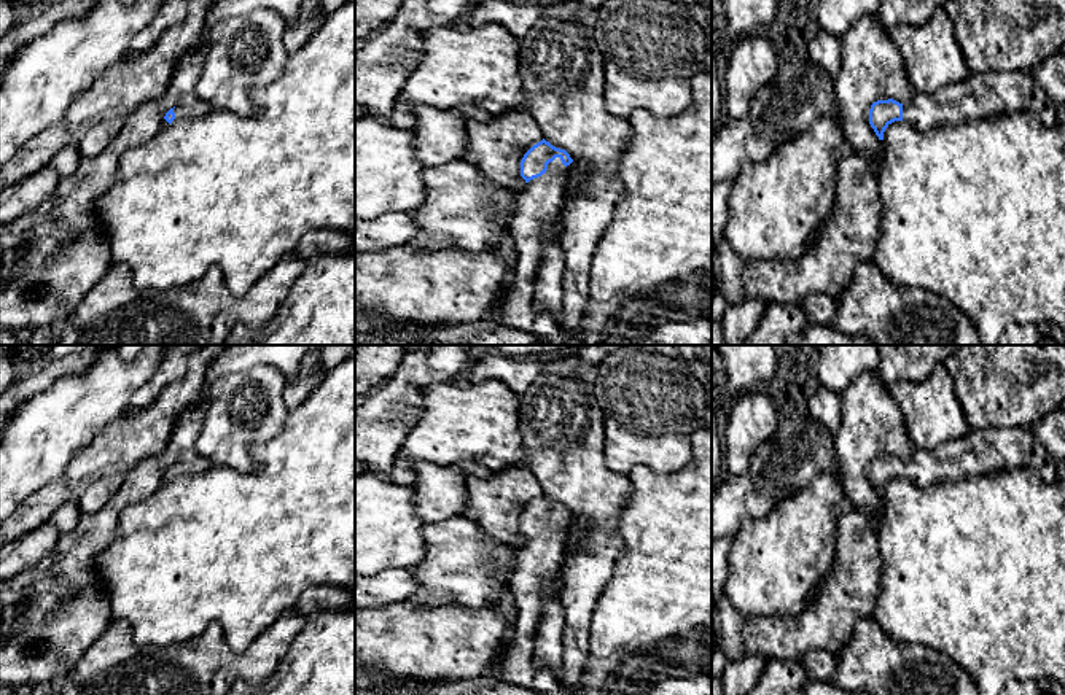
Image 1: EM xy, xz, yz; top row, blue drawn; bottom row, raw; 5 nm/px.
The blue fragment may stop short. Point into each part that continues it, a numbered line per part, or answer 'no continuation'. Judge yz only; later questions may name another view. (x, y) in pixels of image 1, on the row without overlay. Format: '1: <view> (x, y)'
1: yz (983, 452)

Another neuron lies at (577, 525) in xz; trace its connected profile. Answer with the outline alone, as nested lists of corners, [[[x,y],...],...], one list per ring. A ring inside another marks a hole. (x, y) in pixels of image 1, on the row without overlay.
[[[573,517],[570,522],[568,522],[568,528],[567,528],[567,538],[564,541],[564,549],[565,549],[565,555],[564,555],[564,560],[567,557],[567,553],[570,550],[576,550],[581,547],[583,544],[583,533],[587,526],[587,518],[586,517]]]

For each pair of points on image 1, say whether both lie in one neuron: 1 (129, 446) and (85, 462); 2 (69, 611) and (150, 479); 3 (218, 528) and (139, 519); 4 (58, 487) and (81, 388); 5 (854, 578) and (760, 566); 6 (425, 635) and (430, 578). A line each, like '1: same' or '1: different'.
1: same
2: same
3: same
4: different
5: different
6: different

